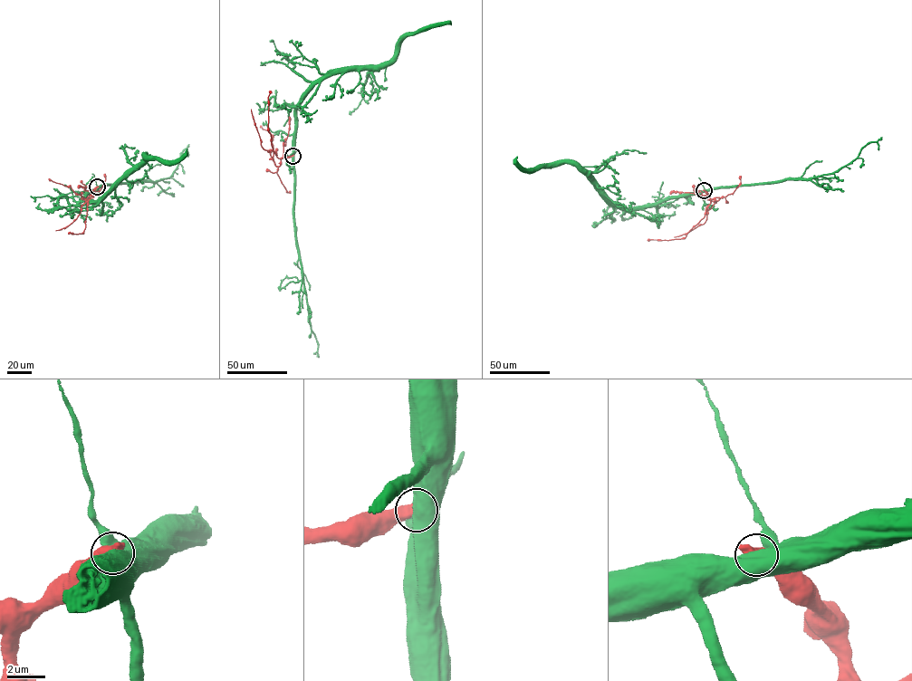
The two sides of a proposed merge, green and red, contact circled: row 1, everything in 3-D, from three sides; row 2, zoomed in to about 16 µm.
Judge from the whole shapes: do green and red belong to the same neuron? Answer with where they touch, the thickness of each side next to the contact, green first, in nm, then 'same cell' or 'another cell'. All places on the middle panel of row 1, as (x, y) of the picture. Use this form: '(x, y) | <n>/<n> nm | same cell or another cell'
(292, 156) | 800/700 nm | another cell

